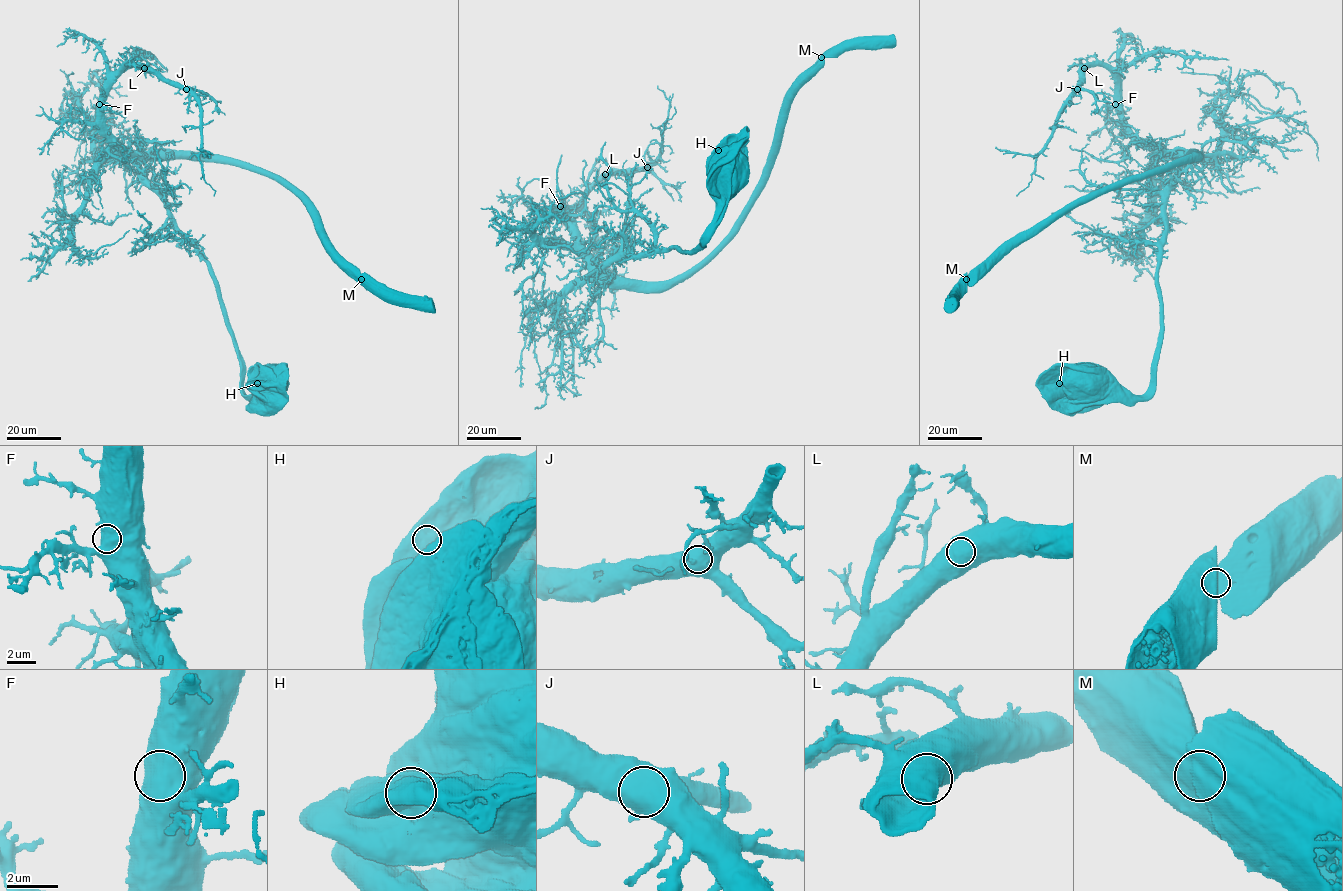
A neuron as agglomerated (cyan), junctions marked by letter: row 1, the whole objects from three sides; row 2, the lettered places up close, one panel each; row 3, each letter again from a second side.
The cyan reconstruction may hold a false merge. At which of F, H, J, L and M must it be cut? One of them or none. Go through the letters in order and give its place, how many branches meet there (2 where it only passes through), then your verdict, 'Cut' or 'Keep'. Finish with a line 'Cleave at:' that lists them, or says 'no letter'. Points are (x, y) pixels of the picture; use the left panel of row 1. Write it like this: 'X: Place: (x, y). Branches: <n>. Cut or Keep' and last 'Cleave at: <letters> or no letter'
F: Place: (99, 104). Branches: 1. Keep
H: Place: (257, 383). Branches: 1. Keep
J: Place: (186, 89). Branches: 1. Keep
L: Place: (144, 68). Branches: 1. Keep
M: Place: (361, 279). Branches: 1. Keep
Cleave at: no letter

